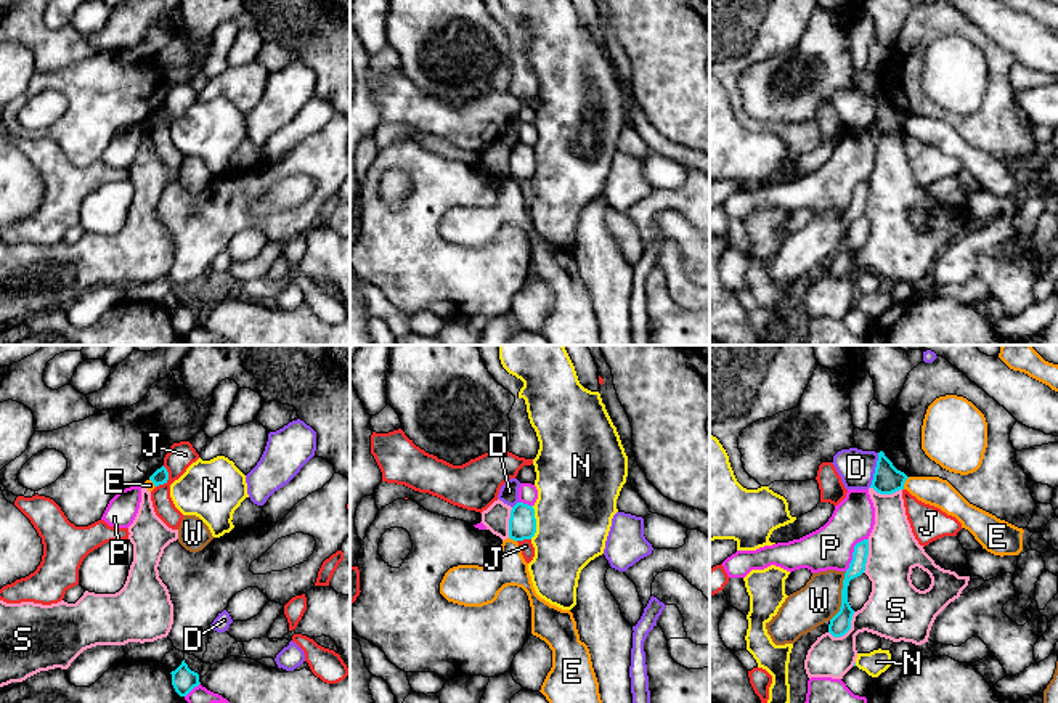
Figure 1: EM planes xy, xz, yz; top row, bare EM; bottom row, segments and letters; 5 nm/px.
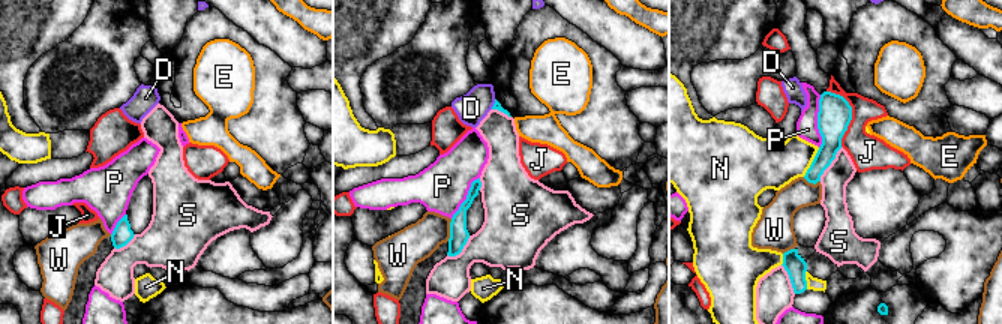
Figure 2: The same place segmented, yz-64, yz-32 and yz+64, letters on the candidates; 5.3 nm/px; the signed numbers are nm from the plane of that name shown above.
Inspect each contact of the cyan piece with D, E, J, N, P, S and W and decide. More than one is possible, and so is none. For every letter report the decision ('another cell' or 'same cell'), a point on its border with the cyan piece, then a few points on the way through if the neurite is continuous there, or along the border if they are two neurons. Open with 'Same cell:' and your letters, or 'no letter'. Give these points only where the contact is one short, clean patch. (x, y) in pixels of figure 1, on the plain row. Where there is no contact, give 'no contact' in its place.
Same cell: no letter
D: another cell; contact yz (875, 111)
E: another cell; contact yz (904, 122); border yz (909, 117), (903, 129)
J: another cell; contact xy (167, 119); border xy (164, 106), (167, 119), (156, 127)
N: another cell; contact xz (535, 162)
P: another cell; contact yz (853, 193)
S: another cell; contact yz (846, 272)
W: another cell; contact yz (842, 236)

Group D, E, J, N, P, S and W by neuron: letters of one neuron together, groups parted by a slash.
D / E / J / N / P / S / W

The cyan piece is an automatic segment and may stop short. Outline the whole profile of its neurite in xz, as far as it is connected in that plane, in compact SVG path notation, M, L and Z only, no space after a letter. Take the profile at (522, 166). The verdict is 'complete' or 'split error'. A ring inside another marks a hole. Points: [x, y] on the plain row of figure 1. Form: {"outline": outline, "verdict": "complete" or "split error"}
{"outline": "M517 143L511 151L509 178L514 181L531 180L536 173L533 146Z", "verdict": "complete"}

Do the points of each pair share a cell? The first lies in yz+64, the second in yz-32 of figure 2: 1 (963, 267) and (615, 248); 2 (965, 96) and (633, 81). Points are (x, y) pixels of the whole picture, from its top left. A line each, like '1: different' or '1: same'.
1: different
2: different

